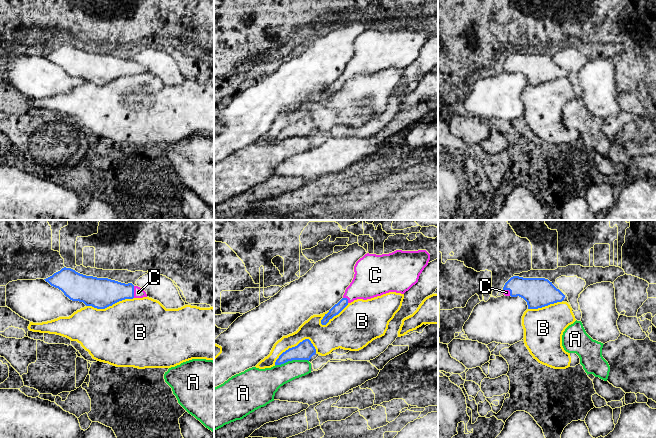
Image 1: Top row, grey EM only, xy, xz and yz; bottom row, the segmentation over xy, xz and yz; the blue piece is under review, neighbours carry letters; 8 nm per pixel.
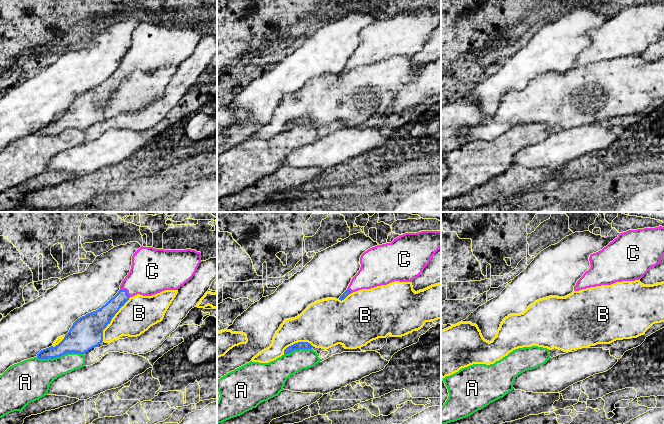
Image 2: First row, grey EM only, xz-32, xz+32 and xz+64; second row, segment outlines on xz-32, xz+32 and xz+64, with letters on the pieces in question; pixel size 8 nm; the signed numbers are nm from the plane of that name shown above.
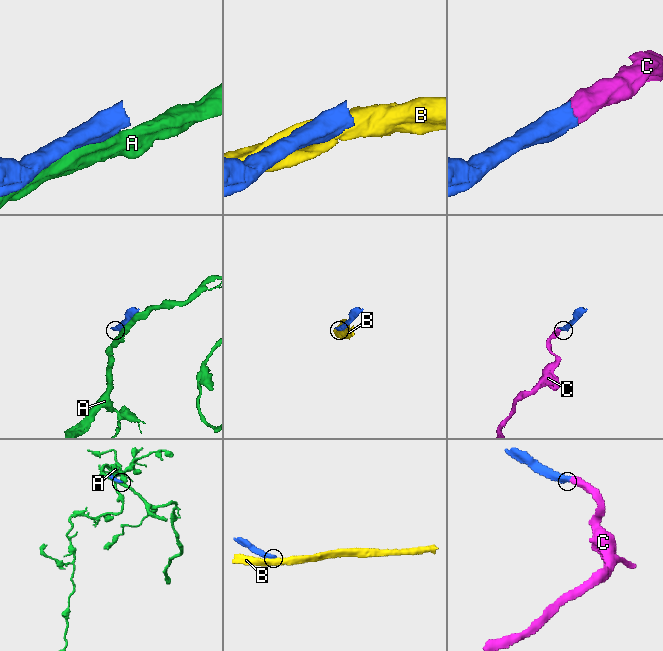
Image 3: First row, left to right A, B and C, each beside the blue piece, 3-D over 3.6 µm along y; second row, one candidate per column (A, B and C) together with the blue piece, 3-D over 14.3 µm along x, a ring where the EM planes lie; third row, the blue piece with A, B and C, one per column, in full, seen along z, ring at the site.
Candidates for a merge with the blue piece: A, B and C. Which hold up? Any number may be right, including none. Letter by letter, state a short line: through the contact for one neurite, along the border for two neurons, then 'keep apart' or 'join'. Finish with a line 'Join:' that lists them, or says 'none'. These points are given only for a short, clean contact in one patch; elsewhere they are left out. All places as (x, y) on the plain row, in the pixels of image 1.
A: keep apart
B: keep apart
C: join
Join: C

